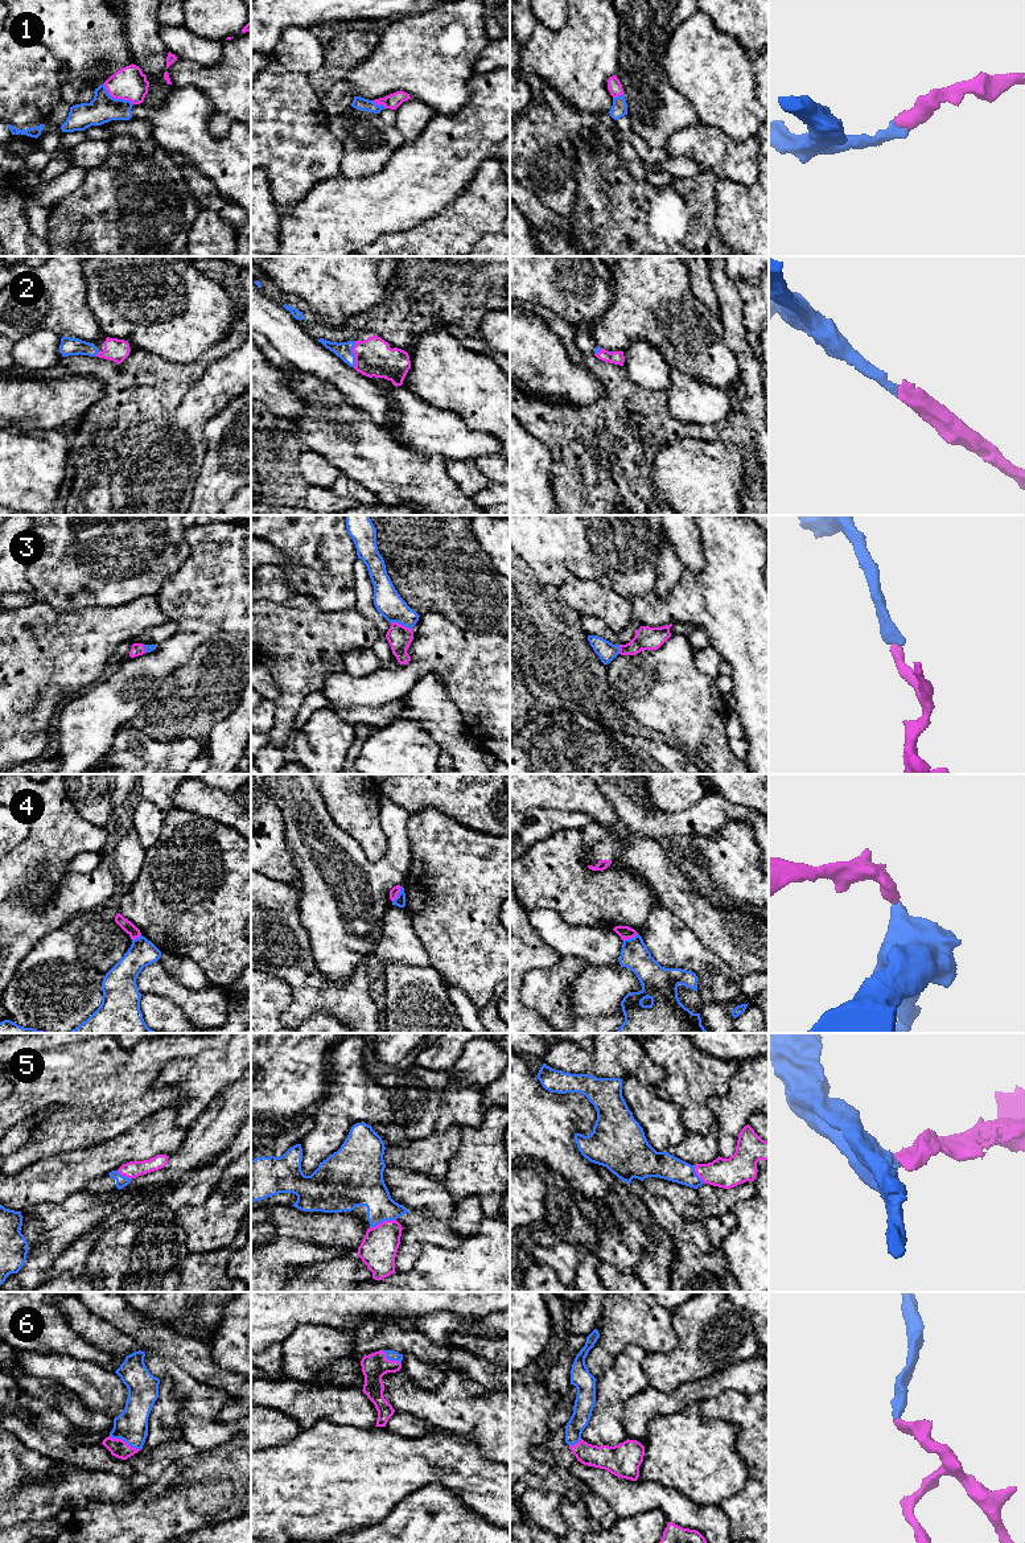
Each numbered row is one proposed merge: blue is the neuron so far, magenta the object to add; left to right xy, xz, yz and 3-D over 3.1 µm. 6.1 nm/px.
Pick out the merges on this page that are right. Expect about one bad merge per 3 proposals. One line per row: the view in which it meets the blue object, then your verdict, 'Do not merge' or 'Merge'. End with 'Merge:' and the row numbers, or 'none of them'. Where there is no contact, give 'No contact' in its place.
1: Touches blue in xy. Merge
2: Touches blue in xz. Merge
3: Touches blue in xz. Merge
4: Touches blue in xz. Do not merge
5: Touches blue in xz. Merge
6: Touches blue in xy. Merge
Merge: 1, 2, 3, 5, 6

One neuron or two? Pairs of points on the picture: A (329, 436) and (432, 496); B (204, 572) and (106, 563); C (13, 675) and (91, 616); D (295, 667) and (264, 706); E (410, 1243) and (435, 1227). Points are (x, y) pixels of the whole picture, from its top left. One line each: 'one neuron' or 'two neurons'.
A: one neuron
B: two neurons
C: one neuron
D: two neurons
E: one neuron

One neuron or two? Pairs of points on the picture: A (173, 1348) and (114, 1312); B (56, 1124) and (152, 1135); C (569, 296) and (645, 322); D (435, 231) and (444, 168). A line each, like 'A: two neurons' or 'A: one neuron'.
A: one neuron
B: two neurons
C: two neurons
D: two neurons

